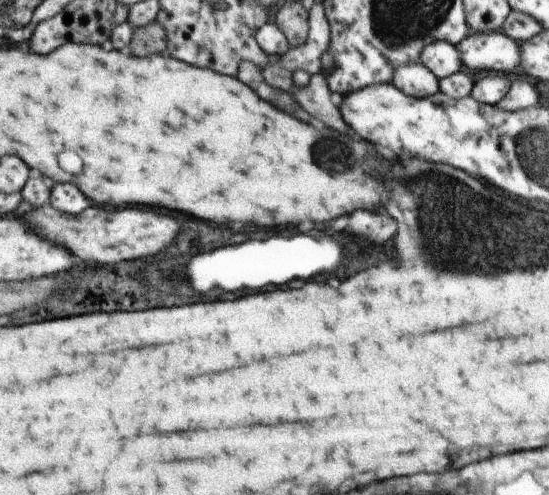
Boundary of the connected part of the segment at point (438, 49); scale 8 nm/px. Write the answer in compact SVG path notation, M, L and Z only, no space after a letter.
M436 41L426 45L422 49L419 60L420 64L439 79L456 74L463 66L459 50L446 41Z

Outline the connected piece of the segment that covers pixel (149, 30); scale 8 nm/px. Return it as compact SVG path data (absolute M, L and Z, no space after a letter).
M154 21L143 27L133 29L133 37L129 44L131 54L144 58L150 55L165 54L167 50L167 36L165 30Z

